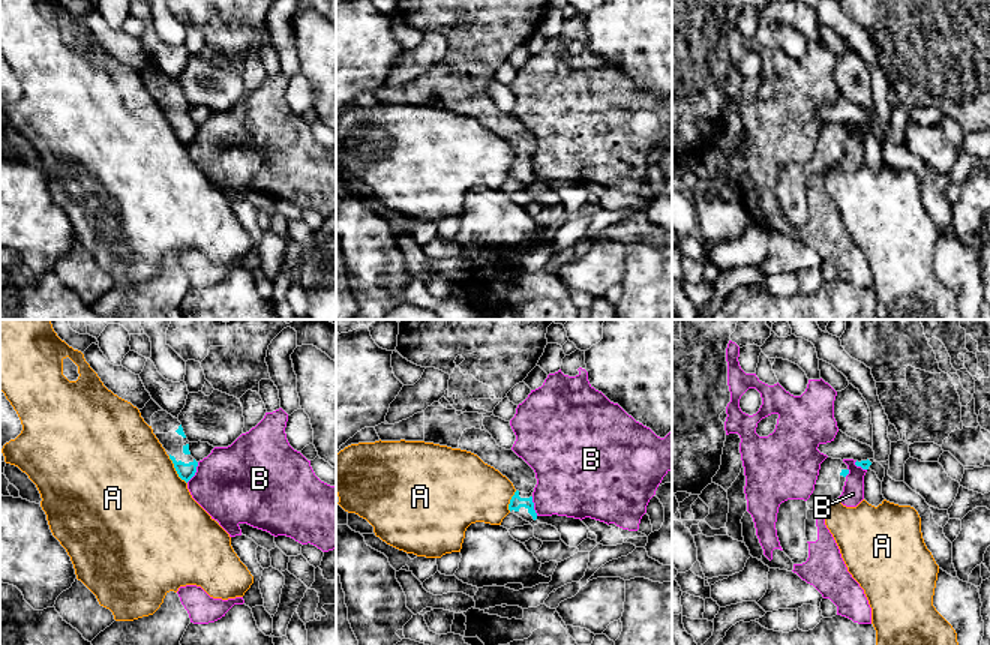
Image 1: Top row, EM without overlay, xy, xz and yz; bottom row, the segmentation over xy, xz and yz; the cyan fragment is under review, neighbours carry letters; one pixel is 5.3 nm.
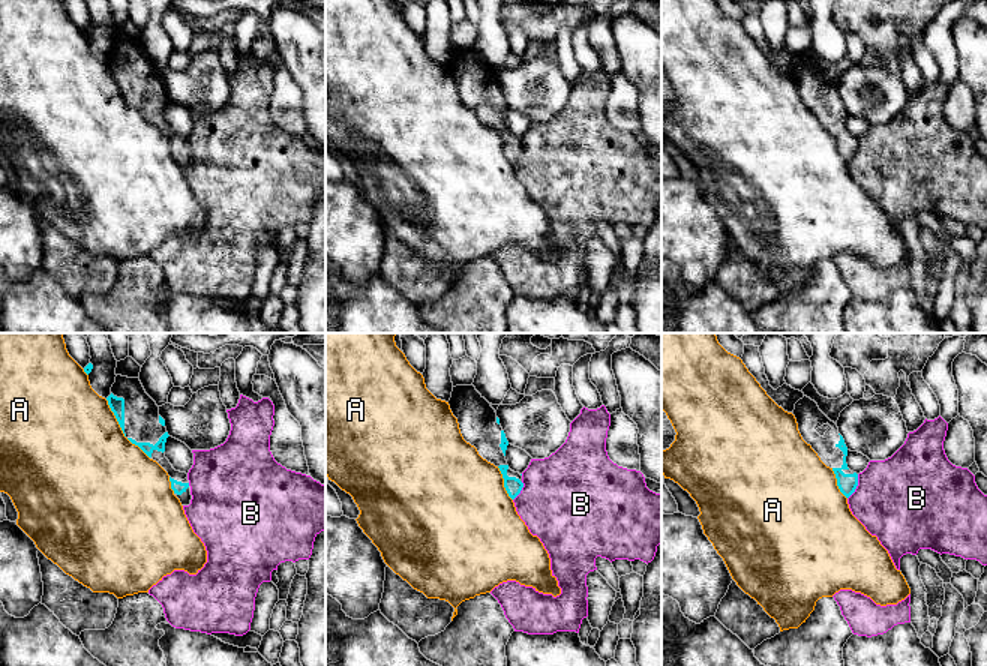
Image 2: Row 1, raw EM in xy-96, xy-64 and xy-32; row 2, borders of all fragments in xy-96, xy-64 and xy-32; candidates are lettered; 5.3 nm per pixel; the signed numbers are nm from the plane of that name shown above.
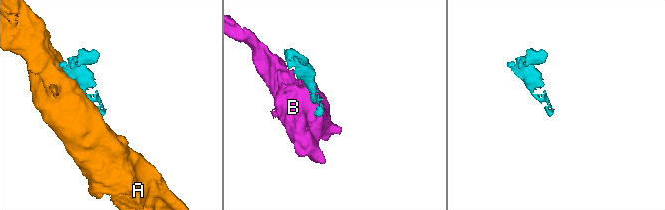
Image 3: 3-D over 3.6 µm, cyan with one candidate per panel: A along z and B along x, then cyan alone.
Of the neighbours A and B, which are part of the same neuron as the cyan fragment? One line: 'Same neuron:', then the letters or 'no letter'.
Same neuron: no letter

